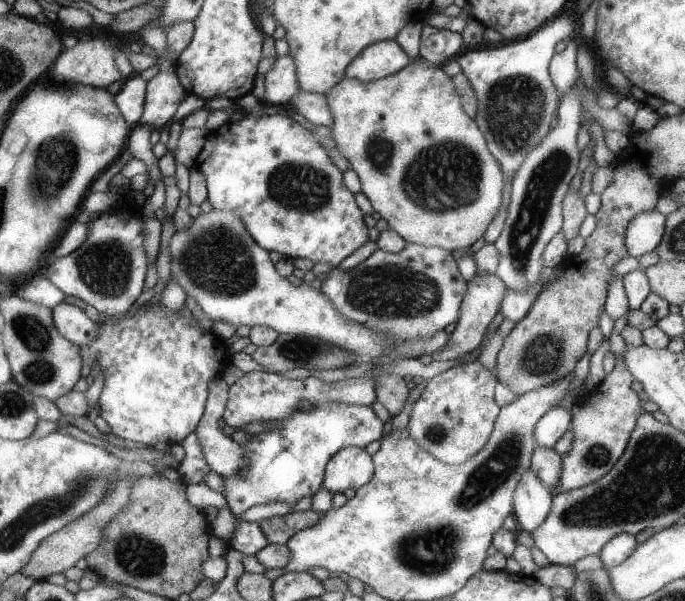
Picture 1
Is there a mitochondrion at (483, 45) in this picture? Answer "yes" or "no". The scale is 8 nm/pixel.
no

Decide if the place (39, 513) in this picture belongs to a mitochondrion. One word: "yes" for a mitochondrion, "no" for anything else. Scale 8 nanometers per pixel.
yes

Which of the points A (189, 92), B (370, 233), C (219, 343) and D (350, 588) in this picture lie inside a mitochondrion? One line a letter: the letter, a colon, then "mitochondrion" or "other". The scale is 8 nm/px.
A: other
B: other
C: other
D: other

